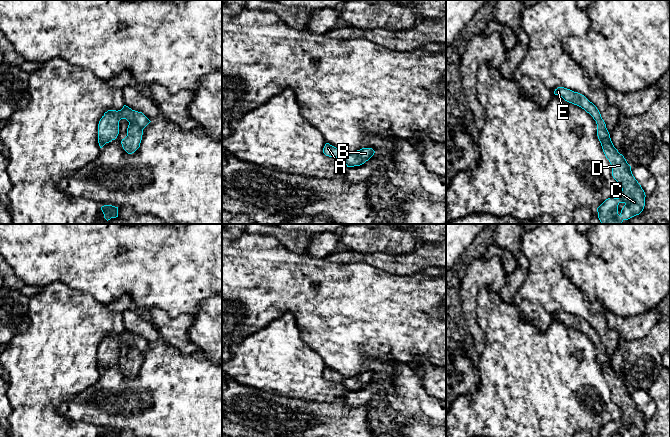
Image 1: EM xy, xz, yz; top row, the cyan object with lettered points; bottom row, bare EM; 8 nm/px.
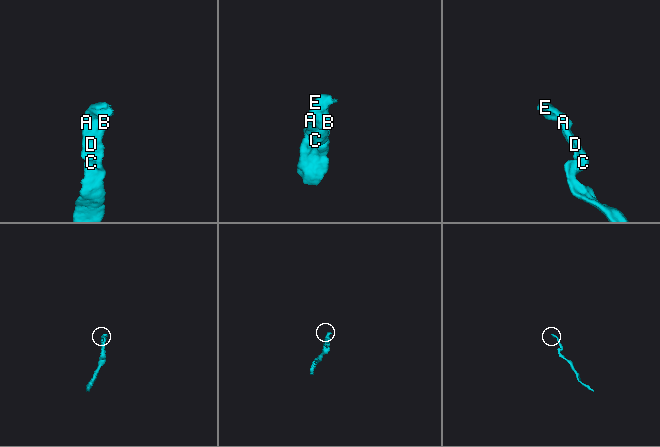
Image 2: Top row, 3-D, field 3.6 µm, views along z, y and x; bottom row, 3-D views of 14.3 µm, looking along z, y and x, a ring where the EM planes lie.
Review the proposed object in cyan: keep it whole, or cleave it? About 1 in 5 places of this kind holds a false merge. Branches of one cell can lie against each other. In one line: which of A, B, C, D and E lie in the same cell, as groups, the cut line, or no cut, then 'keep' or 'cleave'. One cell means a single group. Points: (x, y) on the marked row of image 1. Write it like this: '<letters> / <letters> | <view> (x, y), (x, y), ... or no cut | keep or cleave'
A B C D E | no cut | keep

